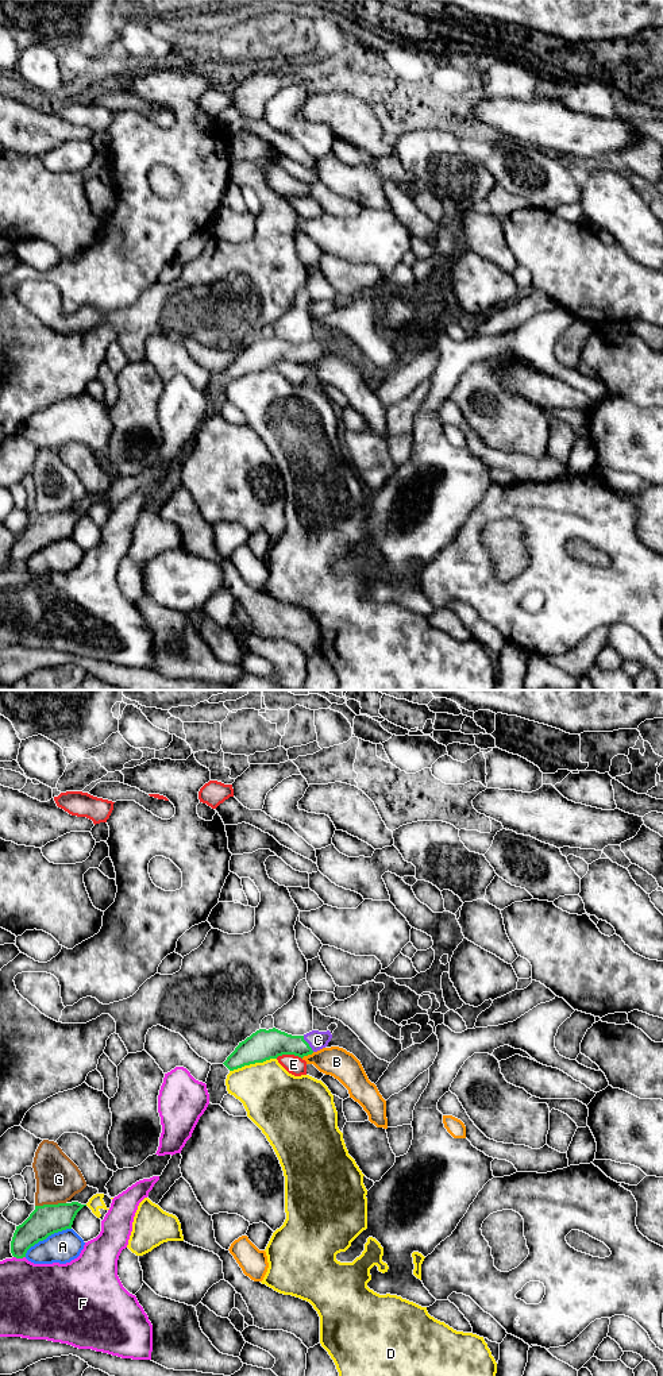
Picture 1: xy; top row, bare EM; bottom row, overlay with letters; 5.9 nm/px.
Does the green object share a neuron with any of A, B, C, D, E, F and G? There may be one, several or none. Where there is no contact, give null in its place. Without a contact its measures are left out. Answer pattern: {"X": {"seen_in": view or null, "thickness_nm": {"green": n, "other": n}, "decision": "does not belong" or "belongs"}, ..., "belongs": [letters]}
{"A": {"seen_in": "xy", "thickness_nm": {"green": 180, "other": 190}, "decision": "does not belong"}, "B": {"seen_in": "xy", "thickness_nm": {"green": 180, "other": 180}, "decision": "does not belong"}, "C": {"seen_in": "xy", "thickness_nm": {"green": 180, "other": 110}, "decision": "belongs"}, "D": {"seen_in": "xy", "thickness_nm": {"green": 180, "other": 360}, "decision": "does not belong"}, "E": {"seen_in": "xy", "thickness_nm": {"green": 180, "other": 110}, "decision": "does not belong"}, "F": {"seen_in": "xy", "thickness_nm": {"green": 180, "other": 400}, "decision": "does not belong"}, "G": {"seen_in": "xy", "thickness_nm": {"green": 180, "other": 280}, "decision": "does not belong"}, "belongs": ["C"]}

